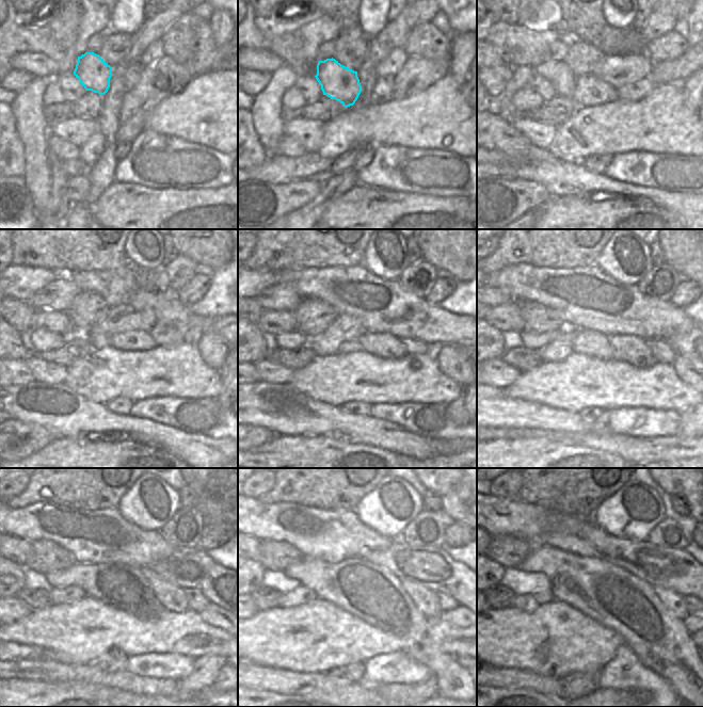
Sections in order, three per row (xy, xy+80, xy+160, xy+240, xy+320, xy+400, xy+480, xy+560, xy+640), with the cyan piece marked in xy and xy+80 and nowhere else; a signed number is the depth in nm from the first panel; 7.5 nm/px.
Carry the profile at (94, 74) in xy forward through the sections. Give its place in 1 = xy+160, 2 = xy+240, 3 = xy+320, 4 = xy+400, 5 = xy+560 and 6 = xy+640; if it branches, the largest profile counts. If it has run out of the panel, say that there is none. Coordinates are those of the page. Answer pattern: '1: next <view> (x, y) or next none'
1: next xy+160 (589, 90)
2: next xy+240 (134, 339)
3: next xy+320 (385, 346)
4: next xy+400 (633, 350)
5: next xy+560 (424, 598)
6: next xy+640 (673, 601)

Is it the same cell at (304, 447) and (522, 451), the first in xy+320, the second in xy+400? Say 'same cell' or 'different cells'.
same cell

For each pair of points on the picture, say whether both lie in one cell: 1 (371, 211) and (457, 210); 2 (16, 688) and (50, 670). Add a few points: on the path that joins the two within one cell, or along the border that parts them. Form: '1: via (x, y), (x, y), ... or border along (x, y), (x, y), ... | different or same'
1: via (393, 211), (435, 211) | same
2: border along (11, 678), (50, 680), (57, 685) | different

